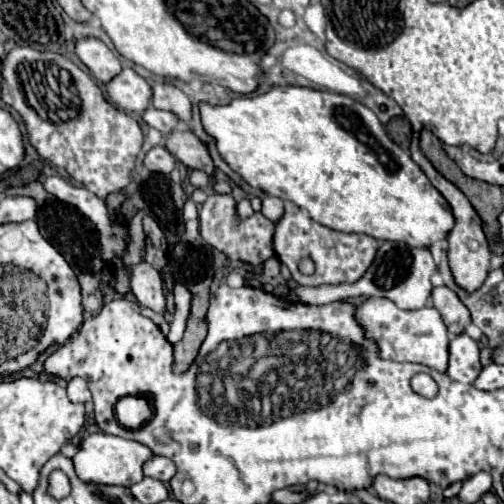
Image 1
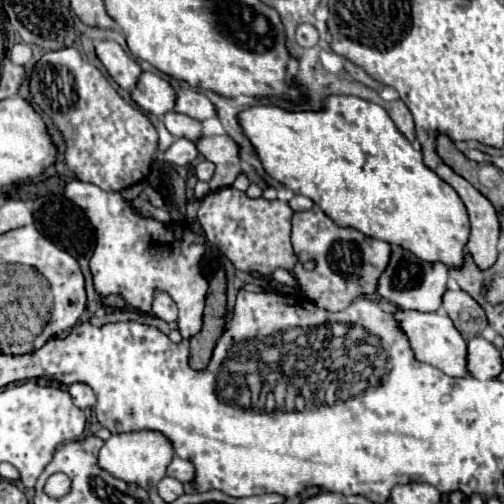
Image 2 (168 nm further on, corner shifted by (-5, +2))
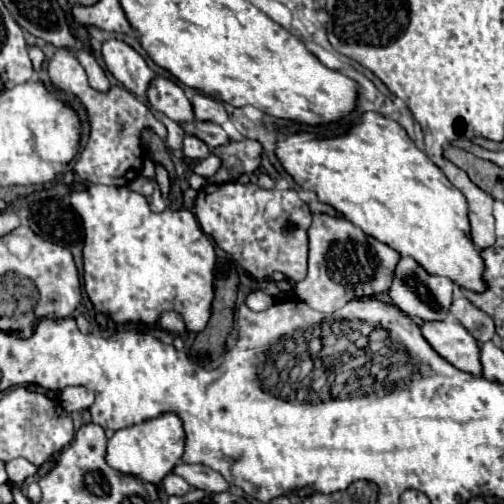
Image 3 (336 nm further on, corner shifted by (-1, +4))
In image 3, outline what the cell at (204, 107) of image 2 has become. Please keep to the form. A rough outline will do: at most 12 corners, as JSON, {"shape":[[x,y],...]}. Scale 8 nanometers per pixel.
{"shape":[[195,93],[195,119],[225,123],[227,111],[221,101]]}

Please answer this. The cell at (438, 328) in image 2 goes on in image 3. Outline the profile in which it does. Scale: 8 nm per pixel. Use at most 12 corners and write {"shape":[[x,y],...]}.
{"shape":[[457,319],[423,337],[457,369],[481,375],[479,343]]}

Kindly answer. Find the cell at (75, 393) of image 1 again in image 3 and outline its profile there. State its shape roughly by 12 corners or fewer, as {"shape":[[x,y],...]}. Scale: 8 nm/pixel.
{"shape":[[67,387],[59,401],[67,413],[89,409],[95,395],[87,387]]}

